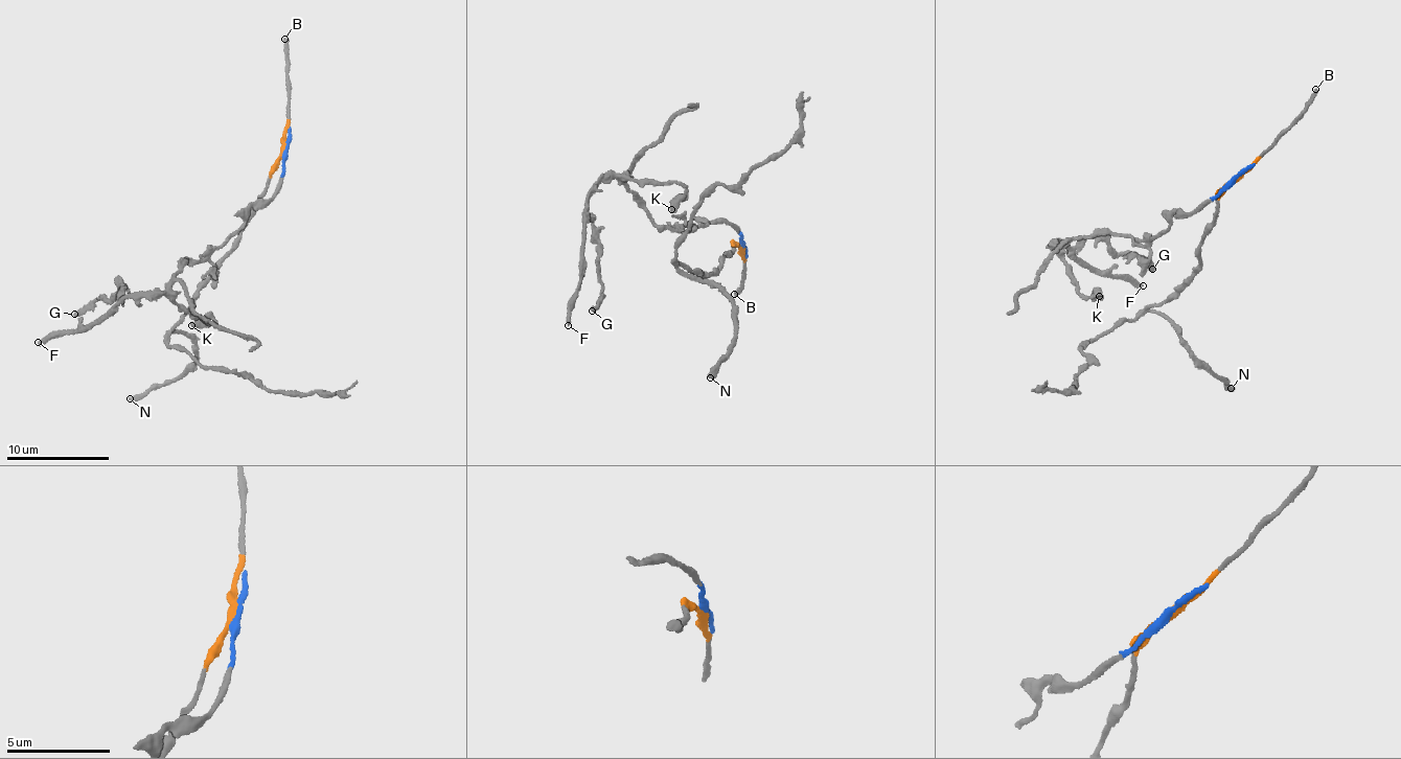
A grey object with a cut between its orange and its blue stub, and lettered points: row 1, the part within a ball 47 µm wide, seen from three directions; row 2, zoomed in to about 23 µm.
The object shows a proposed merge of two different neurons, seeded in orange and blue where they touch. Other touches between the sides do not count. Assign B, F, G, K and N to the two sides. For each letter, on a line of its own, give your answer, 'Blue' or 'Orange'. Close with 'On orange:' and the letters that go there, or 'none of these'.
B: Orange
F: Blue
G: Blue
K: Blue
N: Orange
On orange: B, N

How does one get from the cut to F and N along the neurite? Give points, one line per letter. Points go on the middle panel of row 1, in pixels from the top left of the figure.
F: (742, 248), (730, 223), (661, 228), (617, 179), (601, 180), (592, 191), (569, 325)
N: (740, 248), (733, 246), (736, 251), (703, 279), (678, 267), (722, 290), (737, 322), (709, 377)

